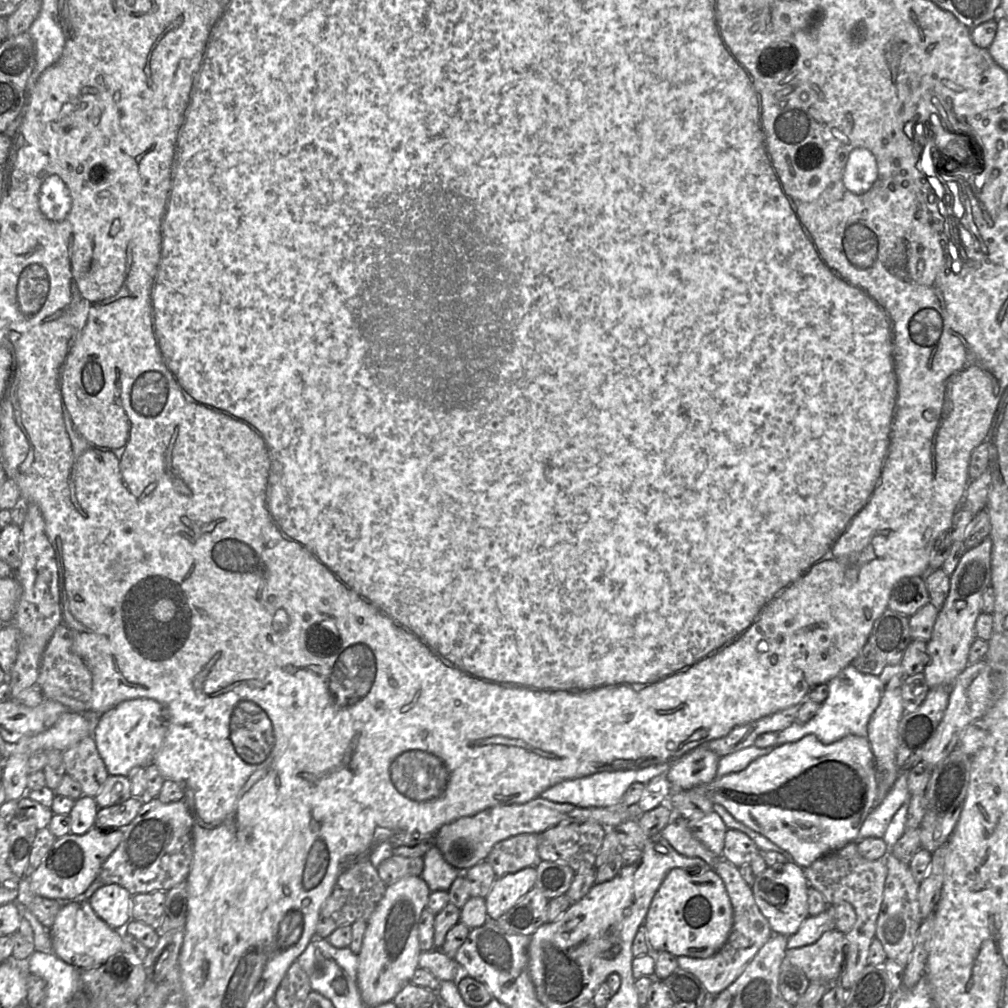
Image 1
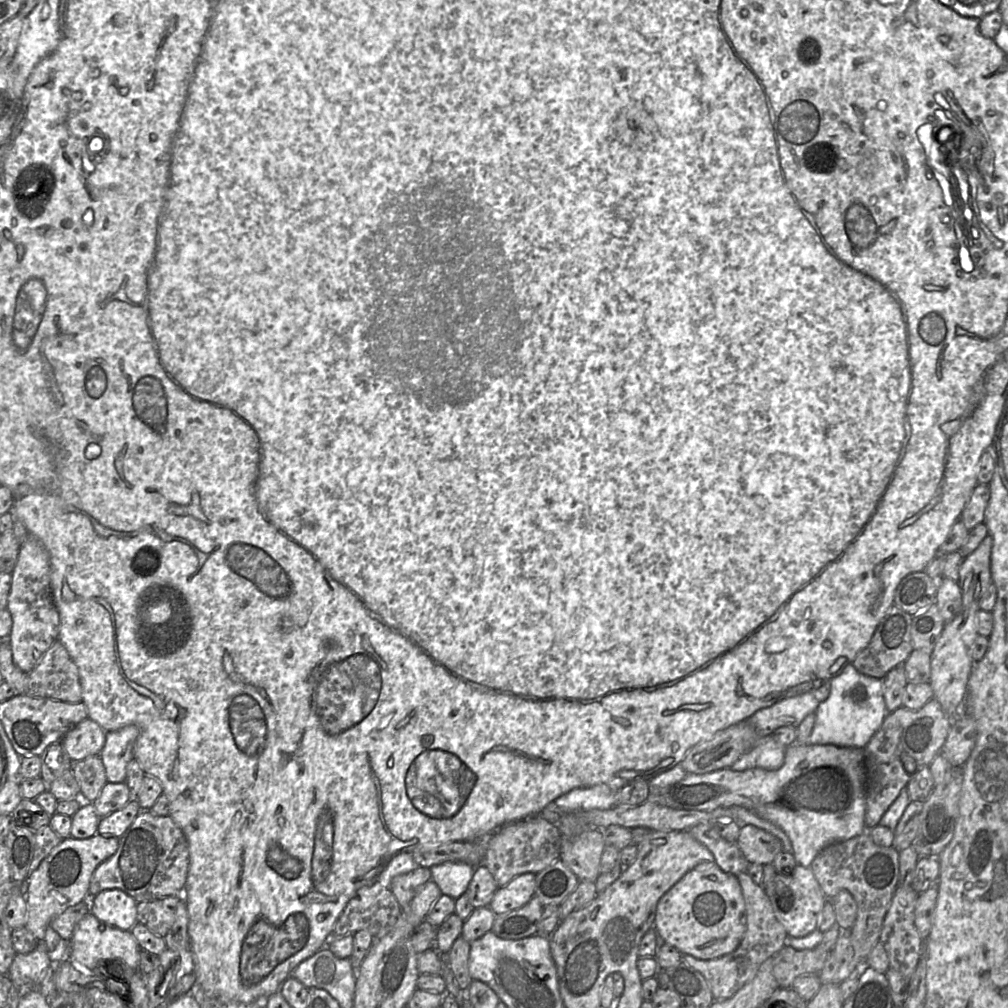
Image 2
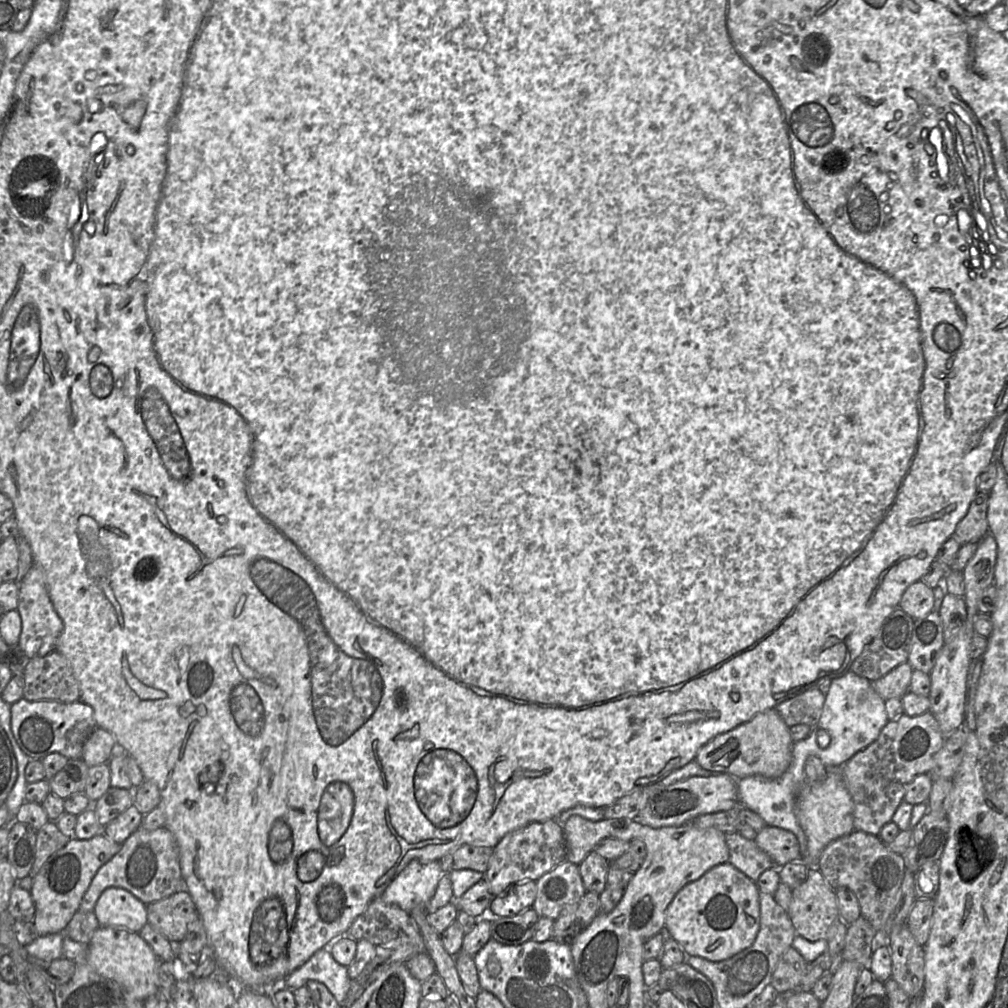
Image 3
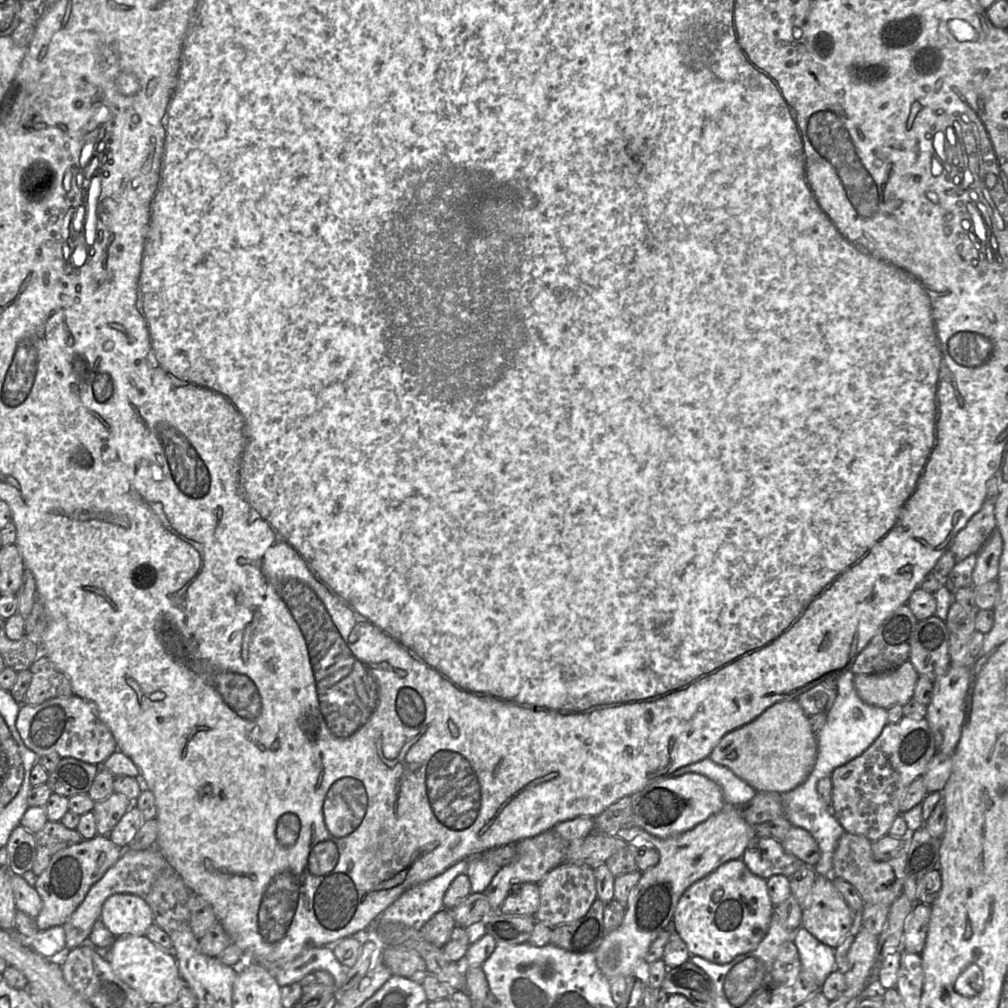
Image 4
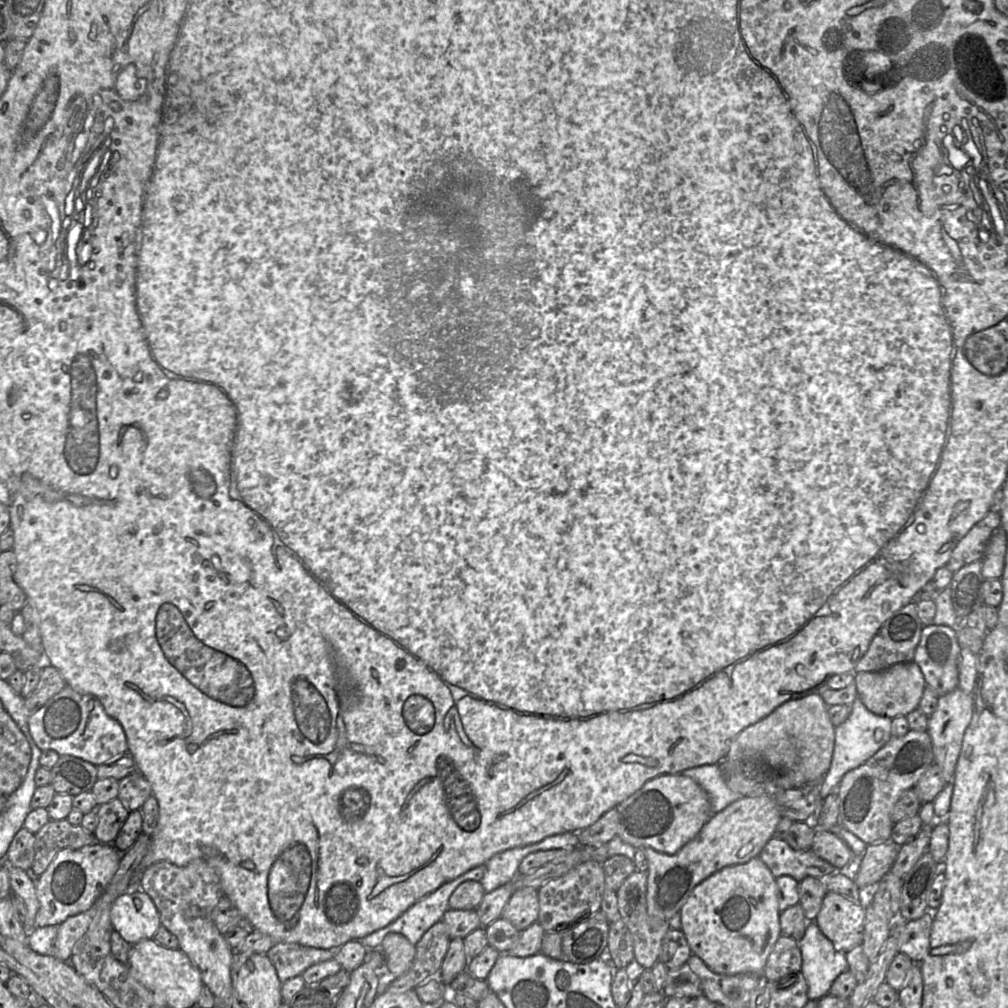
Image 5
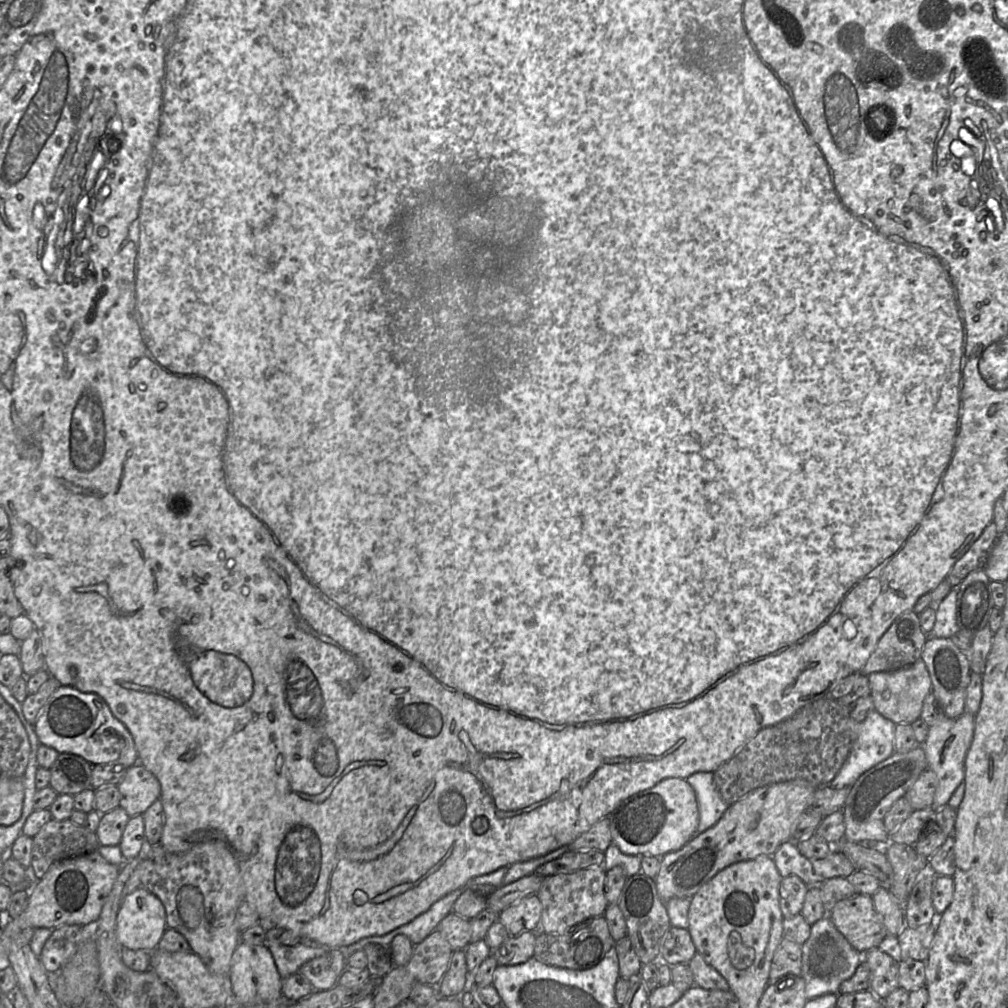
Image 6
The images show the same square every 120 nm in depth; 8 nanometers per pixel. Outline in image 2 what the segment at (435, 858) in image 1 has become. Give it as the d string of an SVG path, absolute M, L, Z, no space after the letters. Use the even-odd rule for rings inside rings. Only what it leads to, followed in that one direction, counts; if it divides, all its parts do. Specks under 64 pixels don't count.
M445 862L429 869L431 880L438 885L442 894L455 900L466 892L475 867L462 862Z

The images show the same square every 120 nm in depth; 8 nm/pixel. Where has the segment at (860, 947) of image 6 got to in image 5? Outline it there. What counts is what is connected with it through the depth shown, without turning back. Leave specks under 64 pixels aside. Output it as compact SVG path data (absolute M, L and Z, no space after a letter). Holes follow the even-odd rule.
M827 891L814 921L821 932L832 942L834 949L846 953L861 945L865 916L866 910L860 903L855 903L843 895Z

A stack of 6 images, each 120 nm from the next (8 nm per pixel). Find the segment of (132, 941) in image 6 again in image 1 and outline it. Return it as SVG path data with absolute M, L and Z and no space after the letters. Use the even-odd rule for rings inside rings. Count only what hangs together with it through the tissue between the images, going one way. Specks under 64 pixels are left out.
M118 884L99 887L88 902L94 912L111 928L122 931L130 922L132 895Z

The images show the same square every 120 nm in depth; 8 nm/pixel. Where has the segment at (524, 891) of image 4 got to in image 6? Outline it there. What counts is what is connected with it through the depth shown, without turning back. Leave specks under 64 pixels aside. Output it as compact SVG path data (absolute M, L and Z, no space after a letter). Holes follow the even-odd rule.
M536 894L530 895L504 909L498 921L504 925L510 936L525 931L540 931L542 905Z

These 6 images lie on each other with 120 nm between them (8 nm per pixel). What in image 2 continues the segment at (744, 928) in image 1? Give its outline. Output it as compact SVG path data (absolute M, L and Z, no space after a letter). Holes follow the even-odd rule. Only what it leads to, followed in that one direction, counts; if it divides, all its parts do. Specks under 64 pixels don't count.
M740 873L736 877L741 886L746 911L746 931L739 946L733 952L712 960L701 960L691 955L682 955L682 961L704 976L714 1000L730 999L744 985L753 980L760 965L768 958L774 957L786 946L788 937L784 926L775 917L764 888L755 884L746 873Z

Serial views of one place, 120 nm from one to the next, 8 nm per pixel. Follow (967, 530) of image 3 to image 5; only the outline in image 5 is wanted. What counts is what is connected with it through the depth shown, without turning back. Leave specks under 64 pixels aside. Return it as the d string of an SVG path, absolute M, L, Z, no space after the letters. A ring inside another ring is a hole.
M990 510L958 542L946 565L953 573L963 566L982 560L992 534L1001 526L999 512Z

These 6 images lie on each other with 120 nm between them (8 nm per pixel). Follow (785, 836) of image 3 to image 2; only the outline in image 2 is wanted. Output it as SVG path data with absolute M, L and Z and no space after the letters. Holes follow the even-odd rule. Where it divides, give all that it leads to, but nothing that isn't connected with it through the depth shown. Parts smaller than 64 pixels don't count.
M749 824L741 827L736 844L750 864L772 864L776 855L782 852L782 843L779 838L761 828Z

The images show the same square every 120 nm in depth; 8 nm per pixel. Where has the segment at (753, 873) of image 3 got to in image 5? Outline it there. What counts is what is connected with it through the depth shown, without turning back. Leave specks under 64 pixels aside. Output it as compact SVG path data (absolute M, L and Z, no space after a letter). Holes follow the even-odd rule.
M772 837L758 857L775 878L787 875L798 882L808 876L825 880L837 871L811 850L795 850L781 837Z

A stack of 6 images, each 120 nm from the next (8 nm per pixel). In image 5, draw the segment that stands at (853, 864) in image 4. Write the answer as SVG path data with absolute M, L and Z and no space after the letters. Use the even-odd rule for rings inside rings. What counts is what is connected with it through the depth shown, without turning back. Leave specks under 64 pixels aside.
M923 826L917 836L898 849L897 857L890 869L890 873L903 878L918 861L929 851L929 843L933 826Z

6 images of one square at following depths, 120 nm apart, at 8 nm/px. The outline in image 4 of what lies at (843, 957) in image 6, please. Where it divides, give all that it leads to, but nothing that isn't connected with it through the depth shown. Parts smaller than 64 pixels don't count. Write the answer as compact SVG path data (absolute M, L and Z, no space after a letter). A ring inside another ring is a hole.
M803 927L793 933L792 942L797 948L802 969L813 975L819 991L826 978L838 970L835 949L817 940Z

